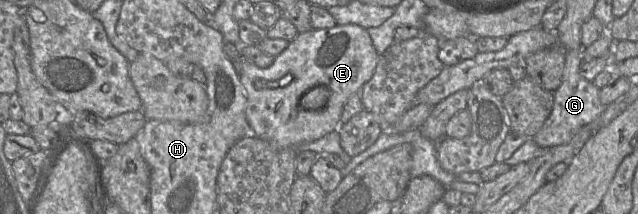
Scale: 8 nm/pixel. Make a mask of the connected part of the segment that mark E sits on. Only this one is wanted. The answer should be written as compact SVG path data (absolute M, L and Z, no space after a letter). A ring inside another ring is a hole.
M355 24L312 28L299 33L267 68L260 68L241 55L239 62L233 62L247 95L245 116L250 133L276 148L287 149L318 140L332 132L341 124L346 101L359 94L362 86L372 78L379 56L368 31ZM319 85L323 85L320 88L324 101L318 103L316 98L316 103L310 105L307 99L319 89ZM326 91L330 91L330 95L325 101Z

